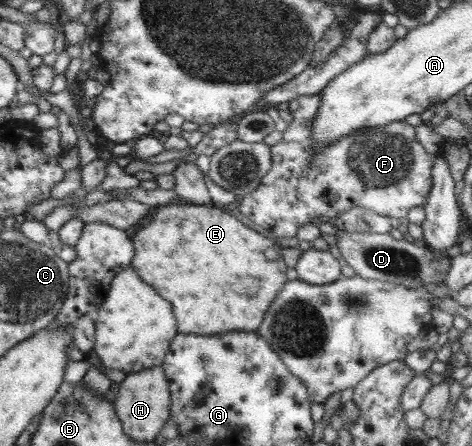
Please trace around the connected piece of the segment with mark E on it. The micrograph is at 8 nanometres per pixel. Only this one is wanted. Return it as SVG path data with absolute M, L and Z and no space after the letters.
M181 201L157 206L131 240L135 252L132 268L138 272L142 282L152 286L170 302L179 333L215 335L230 330L256 331L264 312L288 280L288 264L284 262L281 247L276 241L265 238L258 228L252 230L214 204L197 205Z

